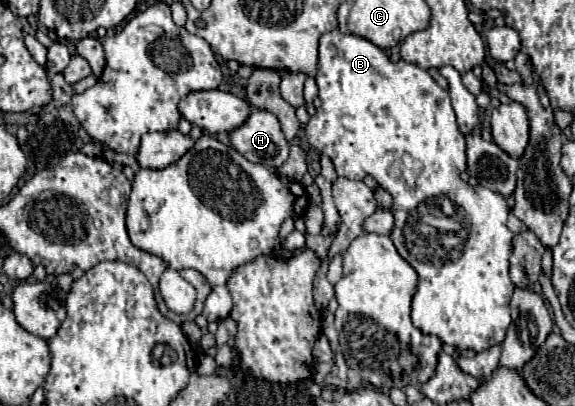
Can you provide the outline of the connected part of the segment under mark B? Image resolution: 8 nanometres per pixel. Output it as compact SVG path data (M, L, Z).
M330 30L320 38L320 60L318 60L318 74L316 74L316 84L320 90L320 100L322 106L318 108L316 116L310 118L310 122L306 124L306 140L312 148L316 148L320 154L328 156L338 172L338 176L342 178L350 178L350 180L362 180L366 176L372 176L378 180L378 184L382 188L386 188L392 198L392 210L394 210L394 218L396 218L396 226L390 234L398 254L418 272L418 290L414 294L412 300L412 322L416 328L420 328L424 334L432 334L438 336L444 344L456 346L460 352L466 350L474 350L474 352L484 352L496 344L500 344L506 336L506 330L510 326L510 296L514 292L514 284L510 282L508 276L508 258L510 258L510 250L512 250L512 232L506 226L506 218L508 218L508 204L500 194L494 194L492 190L486 190L484 186L468 186L462 178L460 172L462 168L466 168L466 140L462 136L462 132L458 130L456 124L456 114L452 110L450 104L450 96L446 90L442 90L436 80L430 76L428 70L418 68L416 64L410 62L390 62L390 58L372 42L352 36L352 34L342 34L340 30Z

